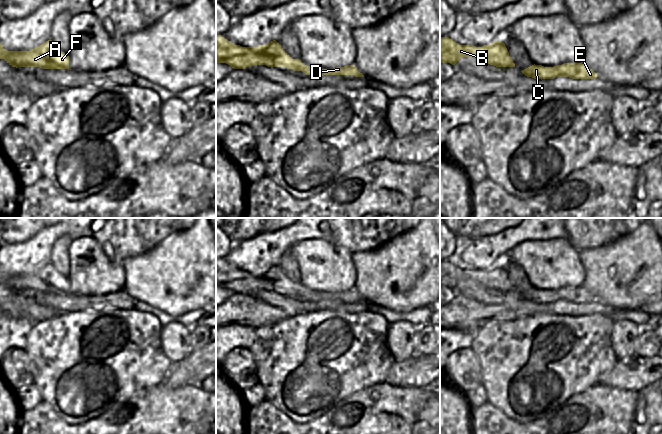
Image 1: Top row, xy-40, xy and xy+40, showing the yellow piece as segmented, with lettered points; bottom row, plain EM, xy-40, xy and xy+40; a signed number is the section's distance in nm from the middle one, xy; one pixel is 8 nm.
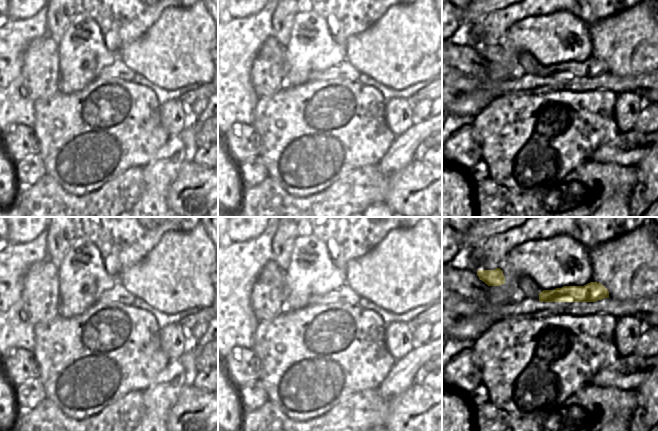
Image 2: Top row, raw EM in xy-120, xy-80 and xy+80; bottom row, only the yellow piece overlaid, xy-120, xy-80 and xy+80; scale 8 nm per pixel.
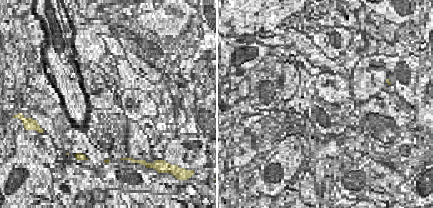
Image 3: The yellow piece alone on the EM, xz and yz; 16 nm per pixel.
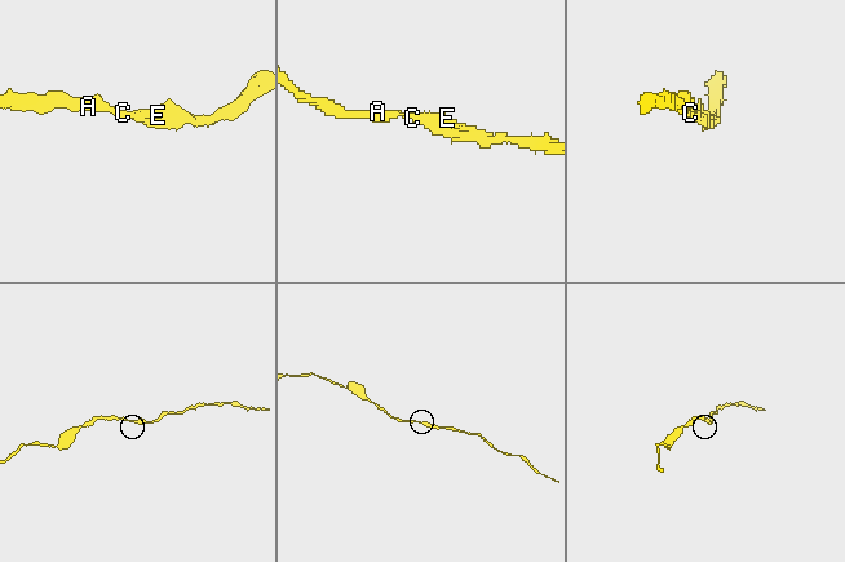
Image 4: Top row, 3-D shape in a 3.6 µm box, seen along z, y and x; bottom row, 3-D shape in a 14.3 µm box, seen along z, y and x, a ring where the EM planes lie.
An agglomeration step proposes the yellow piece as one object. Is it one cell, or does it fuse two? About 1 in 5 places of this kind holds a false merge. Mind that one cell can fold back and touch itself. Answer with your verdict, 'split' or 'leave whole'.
leave whole

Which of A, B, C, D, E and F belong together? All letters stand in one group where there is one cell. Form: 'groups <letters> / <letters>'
groups A B C D E F

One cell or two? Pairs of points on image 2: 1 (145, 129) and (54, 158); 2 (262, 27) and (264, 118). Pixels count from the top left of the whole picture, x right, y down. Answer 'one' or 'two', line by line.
1: one
2: two

